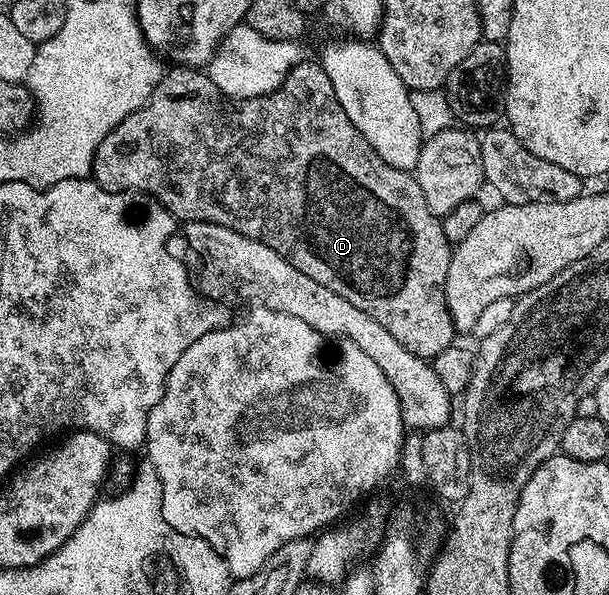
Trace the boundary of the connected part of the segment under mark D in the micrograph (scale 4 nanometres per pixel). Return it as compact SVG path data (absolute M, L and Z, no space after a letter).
M318 61L299 62L274 92L256 98L226 98L206 73L195 68L168 69L157 88L153 88L147 103L137 112L125 116L125 120L121 120L121 124L117 124L117 128L113 128L113 132L101 140L93 156L90 177L106 190L147 194L160 202L176 220L184 223L215 222L218 226L233 228L233 232L241 232L241 236L249 236L273 248L281 257L289 260L297 272L313 276L317 284L325 284L325 288L337 292L337 296L345 296L349 304L361 308L365 316L373 316L373 320L377 320L385 332L390 332L400 344L405 344L405 348L417 356L432 360L456 341L457 331L445 304L445 276L449 272L453 243L445 236L440 215L429 212L429 204L425 204L425 192L421 192L421 184L417 184L414 173L385 164L385 160L373 152L369 140L357 132L353 120L345 116L345 108L341 108L333 92L333 84Z

